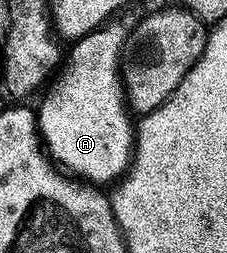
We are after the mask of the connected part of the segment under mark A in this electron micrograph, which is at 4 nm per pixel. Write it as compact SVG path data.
M109 22L94 29L90 34L75 41L69 47L72 48L69 52L67 49L64 73L62 68L55 77L56 85L52 89L47 89L48 97L41 102L40 108L38 107L38 131L51 159L61 169L69 168L80 175L81 181L91 182L96 186L105 186L104 184L108 183L111 185L119 181L127 172L134 151L134 120L126 103L122 79L122 53L126 48L126 28L124 32L123 26L116 23Z

